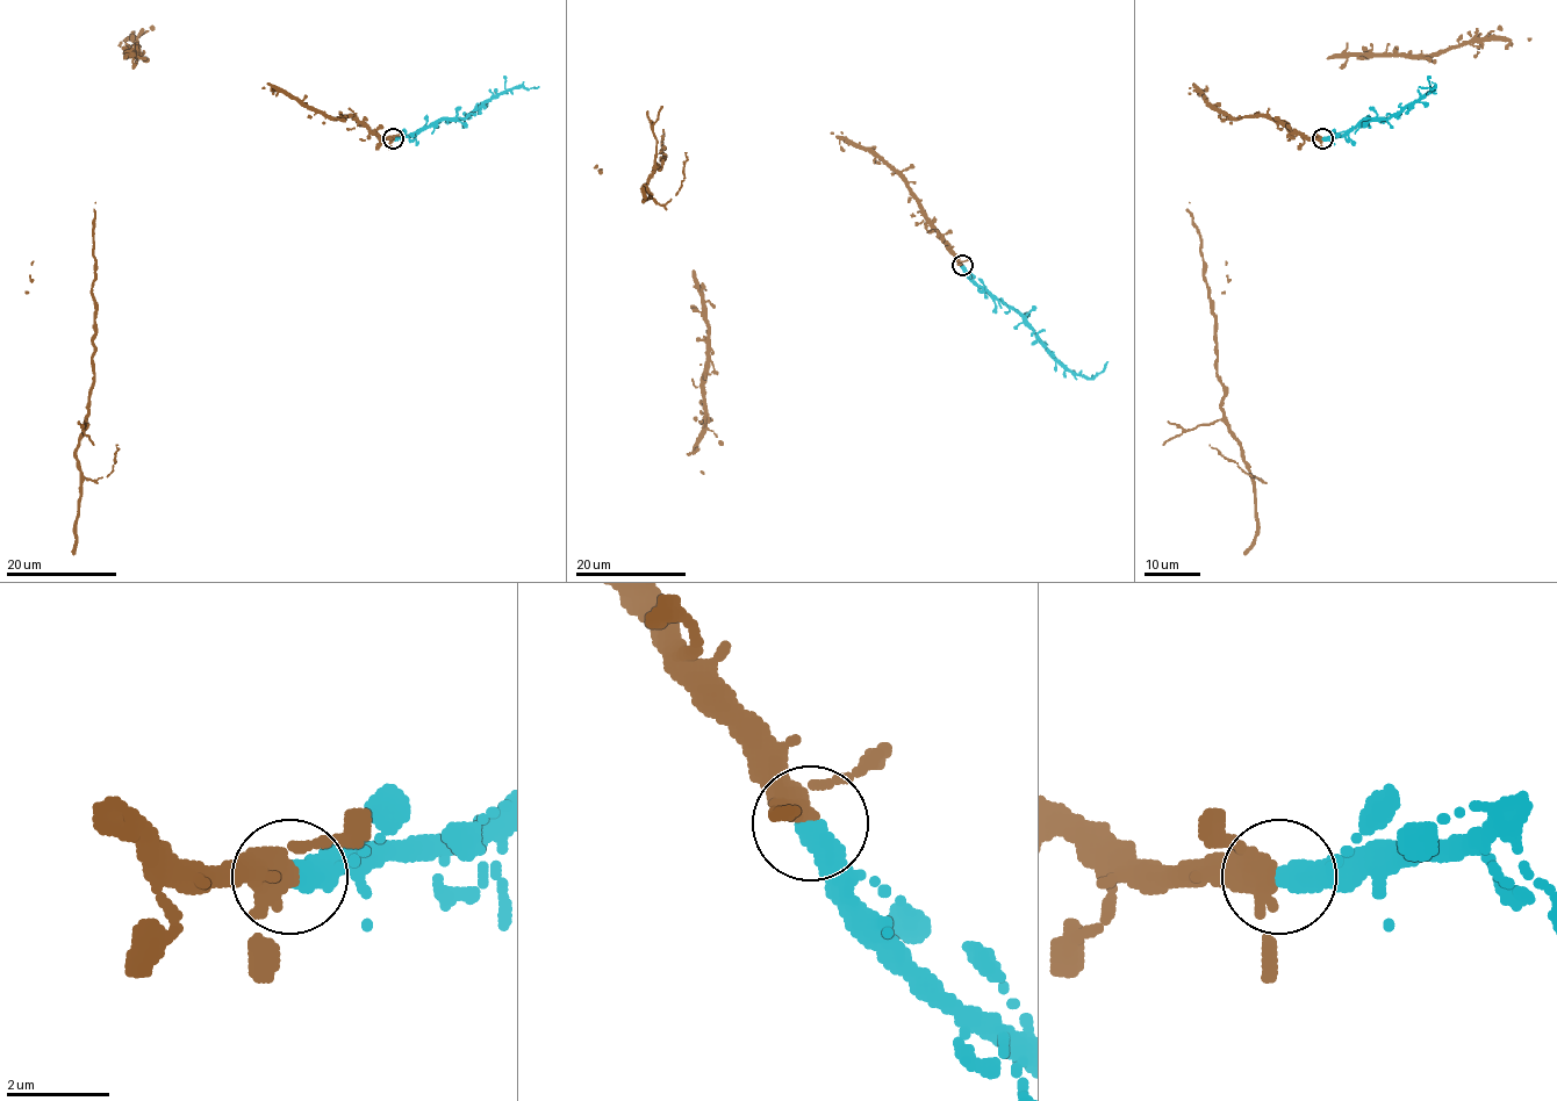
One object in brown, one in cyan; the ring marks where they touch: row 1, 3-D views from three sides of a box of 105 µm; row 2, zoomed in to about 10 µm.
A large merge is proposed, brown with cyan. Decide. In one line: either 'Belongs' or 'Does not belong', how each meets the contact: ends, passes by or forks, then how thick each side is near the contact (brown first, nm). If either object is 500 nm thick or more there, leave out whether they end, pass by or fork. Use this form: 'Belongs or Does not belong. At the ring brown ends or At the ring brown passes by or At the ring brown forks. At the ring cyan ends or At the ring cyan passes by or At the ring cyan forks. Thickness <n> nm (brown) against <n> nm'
Belongs. At the ring brown forks. At the ring cyan ends. Thickness 320 nm (brown) against 440 nm

